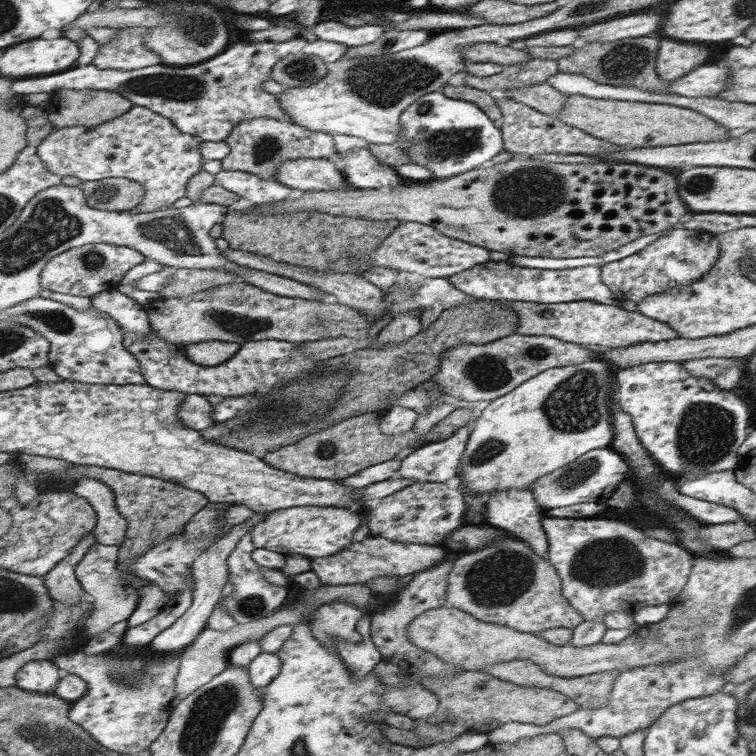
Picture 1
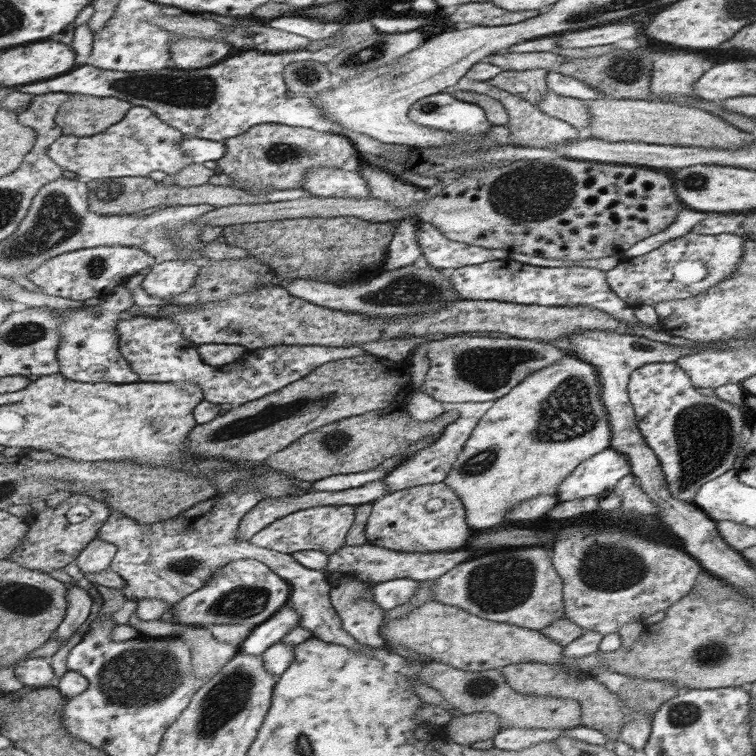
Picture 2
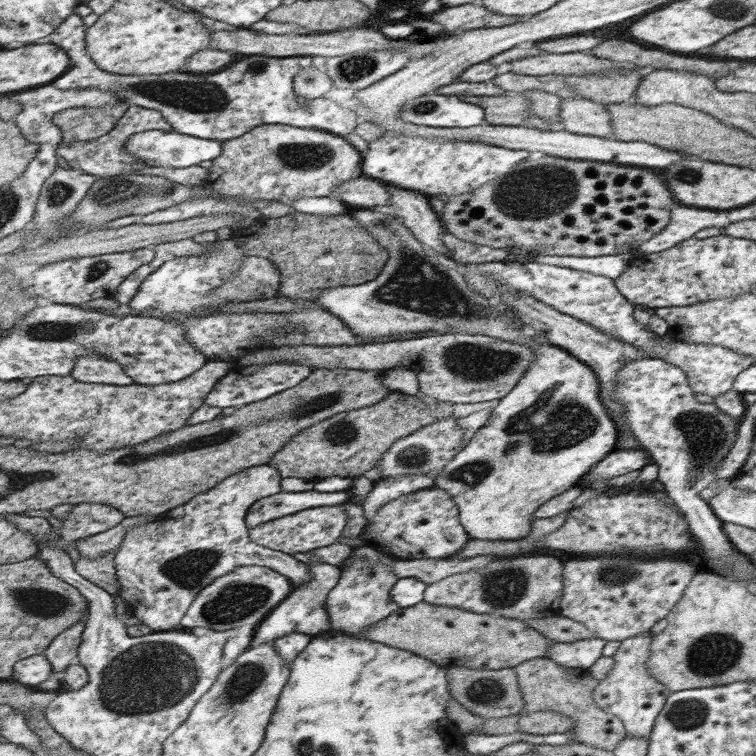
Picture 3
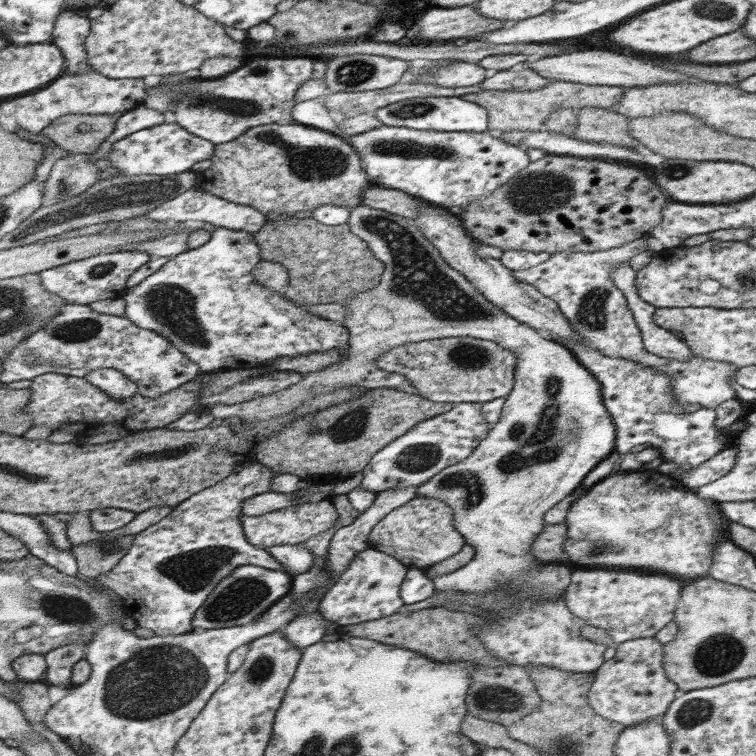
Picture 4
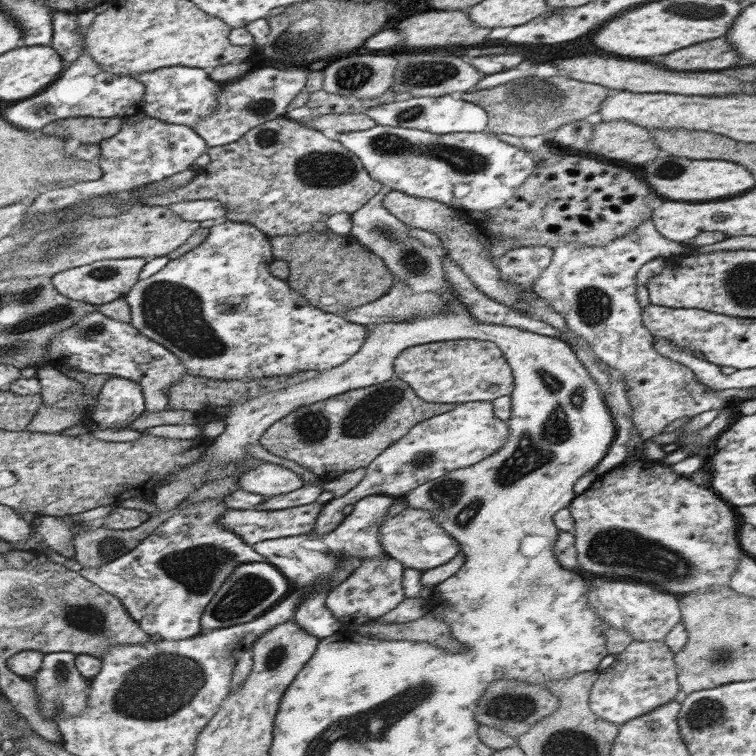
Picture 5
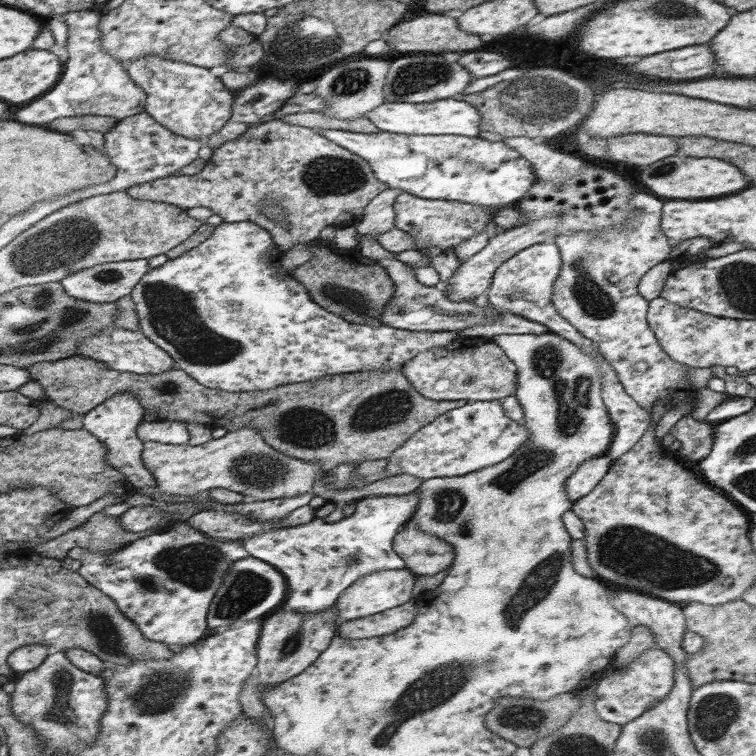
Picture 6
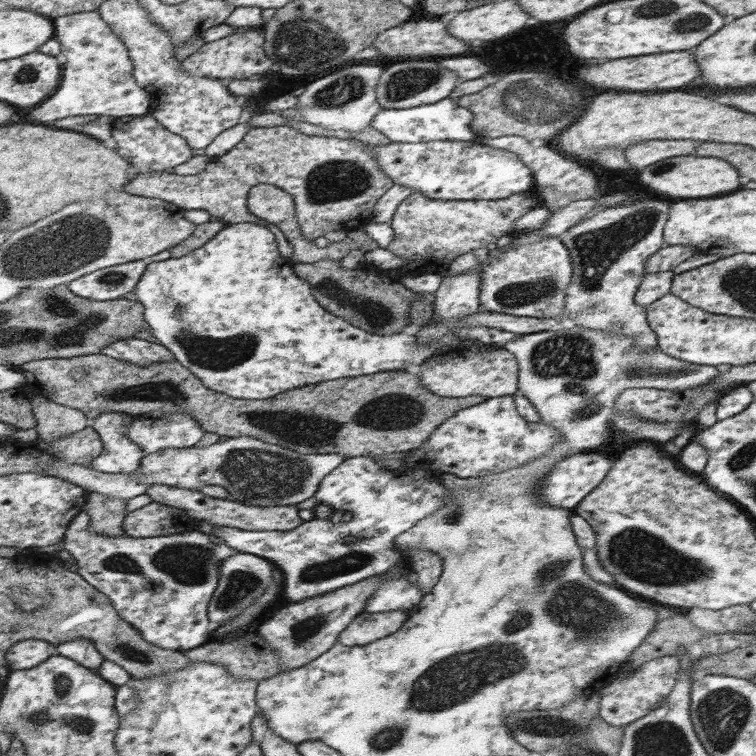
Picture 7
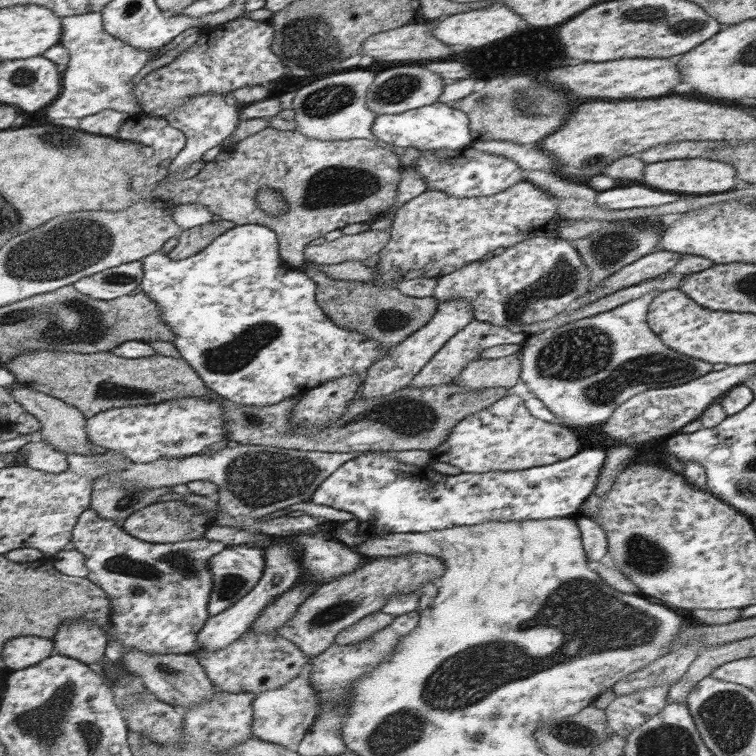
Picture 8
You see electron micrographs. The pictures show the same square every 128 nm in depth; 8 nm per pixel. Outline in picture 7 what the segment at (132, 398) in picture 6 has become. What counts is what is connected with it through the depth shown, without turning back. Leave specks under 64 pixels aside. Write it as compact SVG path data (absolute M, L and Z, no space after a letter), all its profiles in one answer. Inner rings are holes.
M105 412L92 420L94 427L105 440L105 451L90 466L99 472L136 474L140 471L146 452L128 437L128 428L136 415L126 412ZM151 484L145 494L151 496L154 502L179 508L197 521L204 521L220 527L250 529L253 532L282 531L286 533L296 529L303 523L298 516L300 510L297 504L289 504L288 506L248 506L241 502L206 496L199 490L169 488L160 484Z

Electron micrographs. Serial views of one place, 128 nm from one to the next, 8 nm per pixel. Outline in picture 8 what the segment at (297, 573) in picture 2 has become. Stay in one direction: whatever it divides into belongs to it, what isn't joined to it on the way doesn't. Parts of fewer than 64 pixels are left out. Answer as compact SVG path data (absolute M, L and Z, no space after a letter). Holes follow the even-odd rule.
M88 509L78 520L74 530L74 538L70 542L71 549L80 550L86 555L90 567L89 580L95 581L109 594L113 604L111 619L115 625L116 639L111 641L107 657L116 663L119 654L130 648L144 653L182 655L200 653L198 634L206 626L209 596L214 582L212 572L208 568L208 559L226 551L228 546L219 541L206 538L176 543L152 543L128 534L116 520L100 516L94 509Z

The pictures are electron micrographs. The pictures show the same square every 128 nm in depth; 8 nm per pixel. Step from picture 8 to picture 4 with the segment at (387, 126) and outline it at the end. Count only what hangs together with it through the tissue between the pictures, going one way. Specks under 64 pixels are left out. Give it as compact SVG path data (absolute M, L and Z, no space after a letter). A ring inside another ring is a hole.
M454 96L408 98L380 108L374 115L382 125L438 132L484 132L488 126L486 108Z

